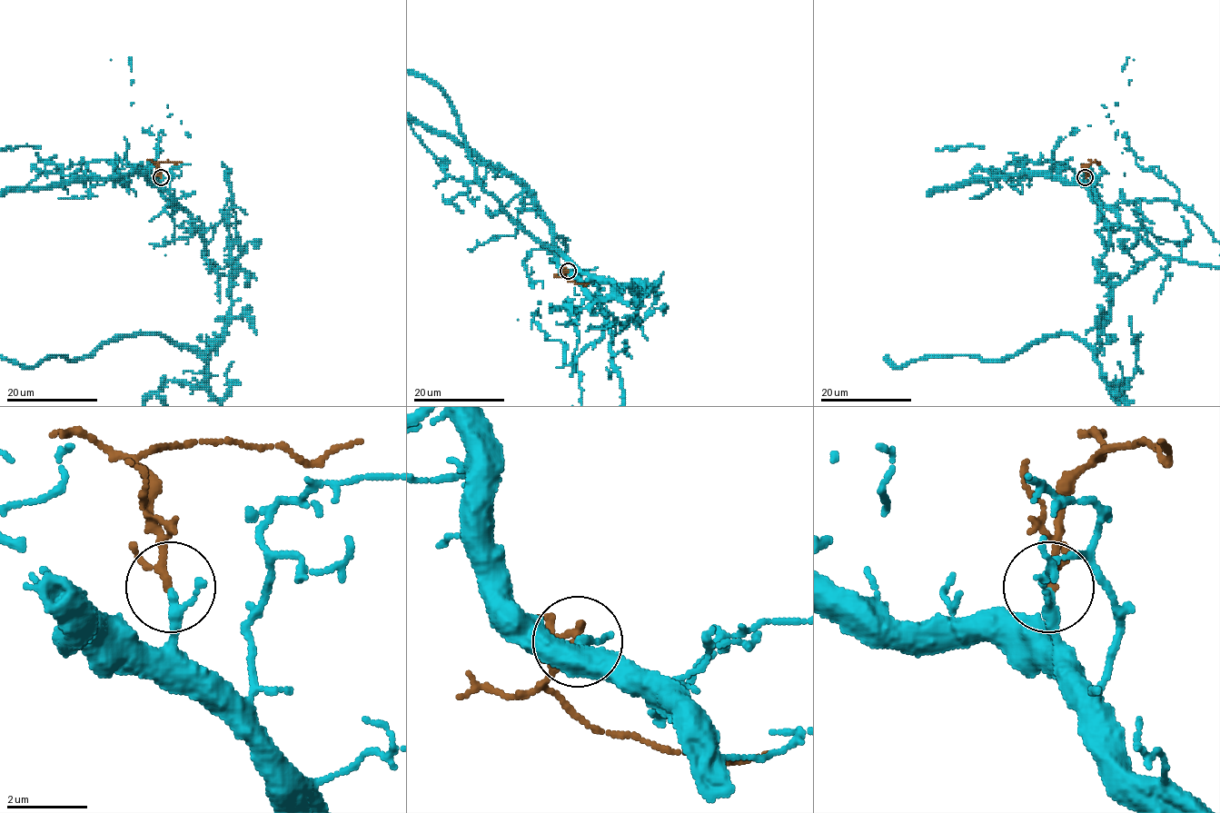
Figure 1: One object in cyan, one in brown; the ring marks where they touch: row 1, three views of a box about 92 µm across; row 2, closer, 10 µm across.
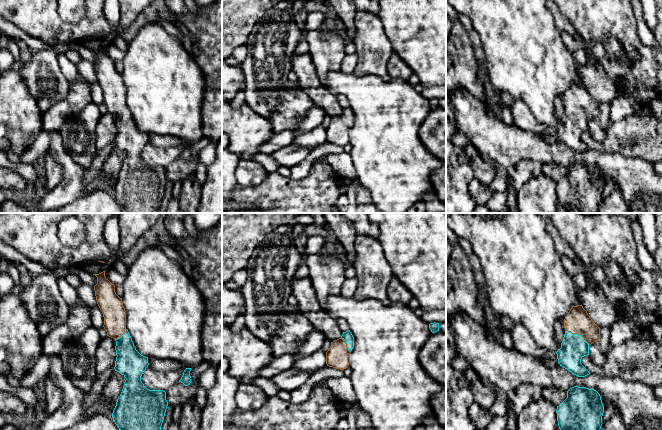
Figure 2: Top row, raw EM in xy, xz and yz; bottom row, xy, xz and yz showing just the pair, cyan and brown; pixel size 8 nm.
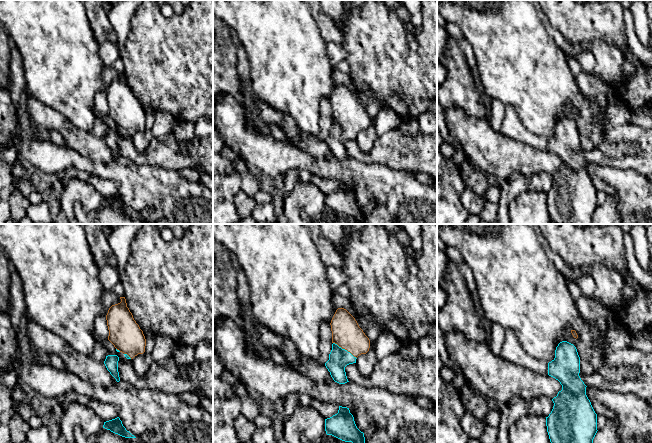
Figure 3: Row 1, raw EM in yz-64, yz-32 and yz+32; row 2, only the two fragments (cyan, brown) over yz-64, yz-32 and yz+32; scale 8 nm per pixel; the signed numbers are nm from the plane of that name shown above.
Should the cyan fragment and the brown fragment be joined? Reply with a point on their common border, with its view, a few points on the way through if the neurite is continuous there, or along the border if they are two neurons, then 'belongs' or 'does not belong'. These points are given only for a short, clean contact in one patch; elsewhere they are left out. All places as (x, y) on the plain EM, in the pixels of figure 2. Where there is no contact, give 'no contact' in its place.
yz (577, 110) | across yz (573, 123), (577, 110), (577, 97) | belongs

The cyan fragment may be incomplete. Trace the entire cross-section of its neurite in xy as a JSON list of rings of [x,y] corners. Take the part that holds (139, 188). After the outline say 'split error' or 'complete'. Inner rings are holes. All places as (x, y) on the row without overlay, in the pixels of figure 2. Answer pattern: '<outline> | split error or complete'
[[[105,47],[93,51],[97,53],[94,66],[97,80],[104,93],[103,103],[107,108],[107,112],[116,117],[117,133],[114,145],[126,154],[112,189],[113,196],[124,213],[160,213],[161,202],[168,182],[166,168],[163,166],[149,166],[142,159],[141,152],[149,141],[148,133],[141,131],[136,126],[126,105],[126,87],[122,74],[116,70],[115,61],[105,53]]] | split error

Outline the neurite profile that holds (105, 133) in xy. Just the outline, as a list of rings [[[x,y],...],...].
[[[109,112],[105,113],[104,115],[101,115],[95,132],[95,145],[97,150],[102,150],[107,146],[115,143],[115,137],[117,133],[115,122],[115,115]]]

